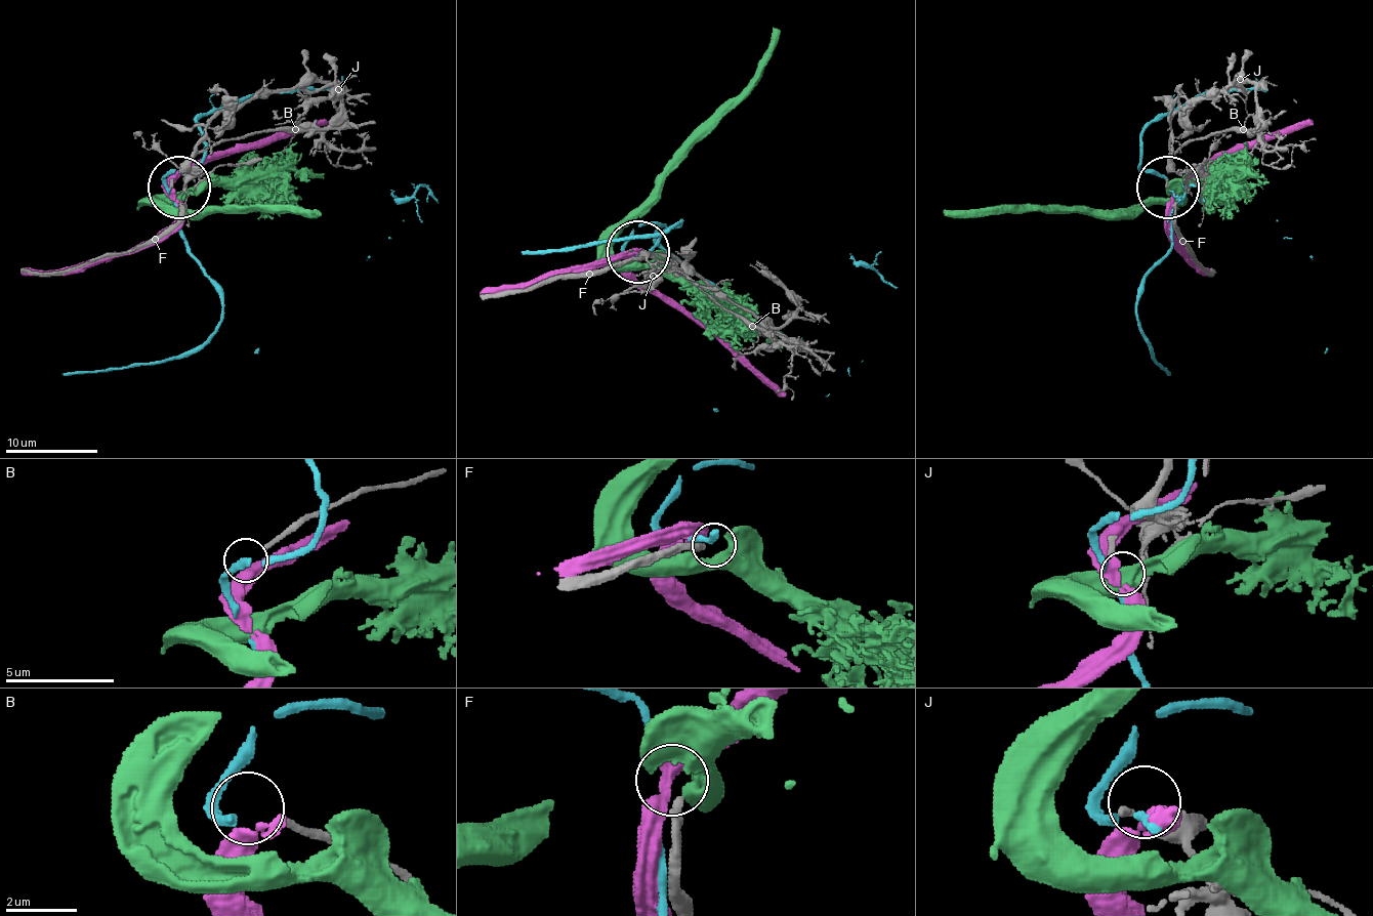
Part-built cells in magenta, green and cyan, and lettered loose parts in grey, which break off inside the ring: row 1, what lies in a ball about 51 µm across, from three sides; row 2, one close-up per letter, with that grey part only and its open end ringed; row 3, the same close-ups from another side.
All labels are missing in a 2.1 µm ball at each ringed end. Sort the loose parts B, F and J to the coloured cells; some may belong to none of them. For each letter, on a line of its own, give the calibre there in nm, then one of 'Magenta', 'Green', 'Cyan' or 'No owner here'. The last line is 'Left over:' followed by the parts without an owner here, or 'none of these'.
B: Thickness 200 nm. No owner here
F: Thickness 360 nm. Green
J: Thickness 200 nm. No owner here
Left over: B, J

